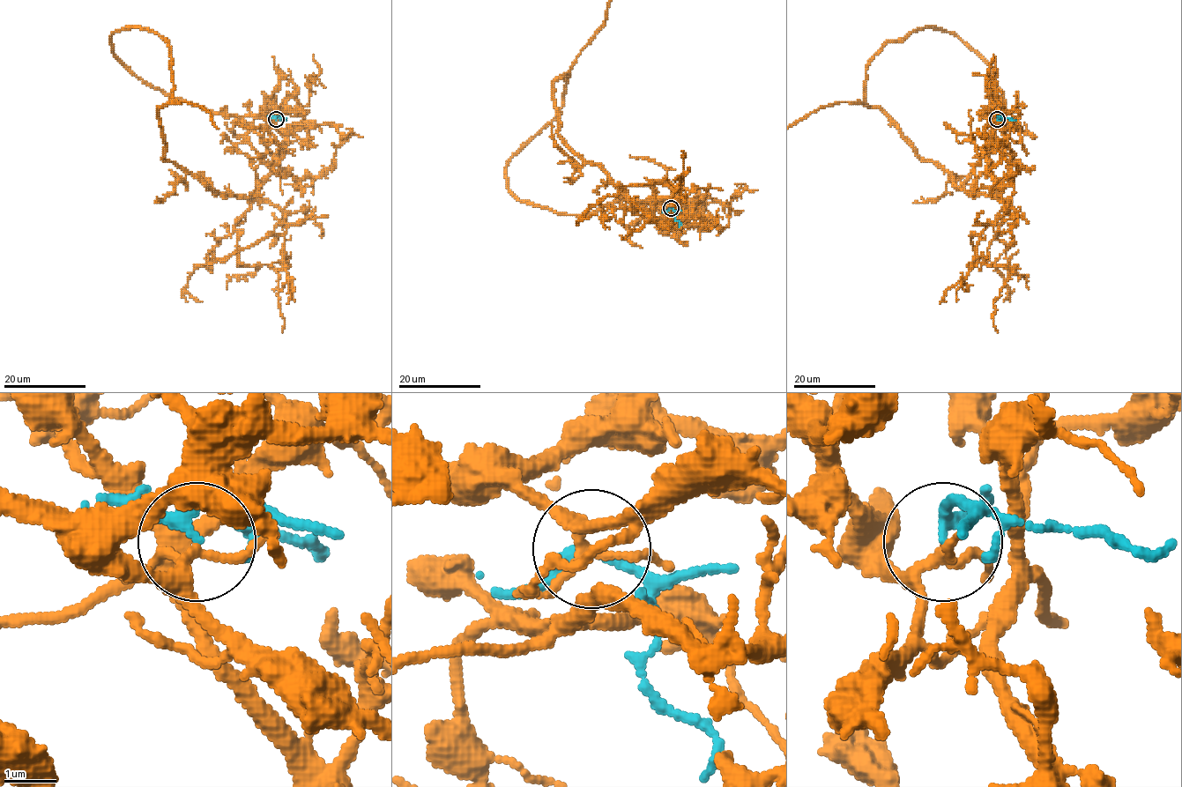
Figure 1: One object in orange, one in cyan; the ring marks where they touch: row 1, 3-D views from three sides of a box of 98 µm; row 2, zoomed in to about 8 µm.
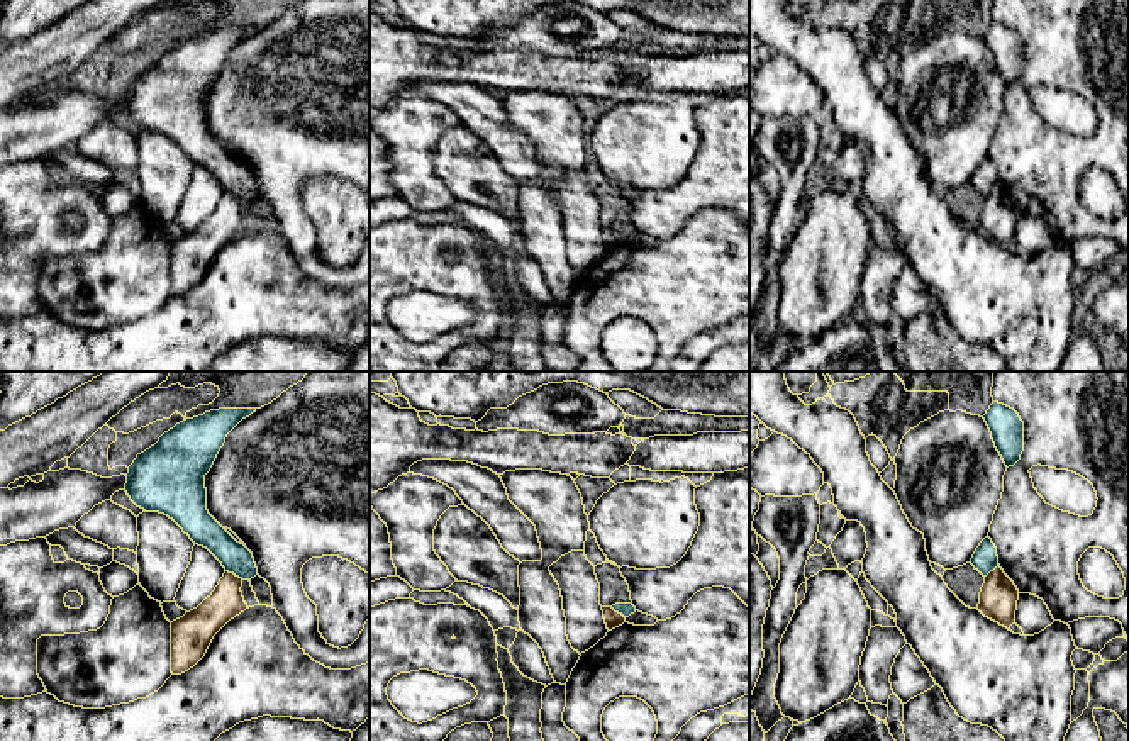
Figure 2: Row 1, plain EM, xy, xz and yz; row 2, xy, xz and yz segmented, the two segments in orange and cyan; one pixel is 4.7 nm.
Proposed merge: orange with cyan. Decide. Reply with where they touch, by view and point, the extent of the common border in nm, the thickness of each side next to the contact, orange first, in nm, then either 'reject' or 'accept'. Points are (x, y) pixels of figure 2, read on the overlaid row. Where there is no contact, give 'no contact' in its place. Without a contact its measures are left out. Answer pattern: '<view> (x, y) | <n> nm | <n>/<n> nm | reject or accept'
xy (233, 573) | 100 nm | 160/150 nm | reject

